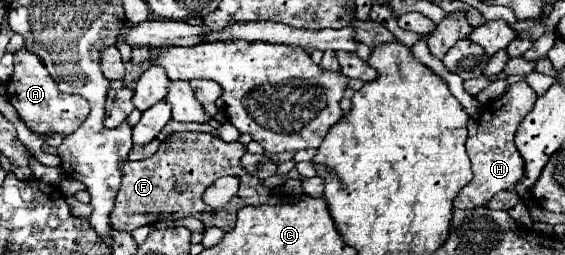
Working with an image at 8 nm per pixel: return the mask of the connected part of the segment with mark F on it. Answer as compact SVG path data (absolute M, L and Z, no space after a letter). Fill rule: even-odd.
M173 132L161 142L159 150L151 158L145 158L139 162L131 162L131 160L123 162L123 166L121 166L123 182L121 182L121 188L115 198L115 208L111 212L111 226L117 230L129 232L147 222L145 220L147 216L143 216L143 214L161 214L161 216L181 214L181 216L199 218L205 224L205 228L219 226L227 232L235 226L237 210L243 208L243 204L259 206L259 204L287 202L287 200L277 198L275 192L265 188L259 178L251 176L249 172L245 172L241 168L239 160L247 152L243 144L225 144L223 140L217 144L215 140L217 140L217 136L203 134L203 132ZM227 174L241 178L239 192L237 192L237 196L233 196L233 200L225 208L213 210L201 202L201 194L205 192L205 188L209 184L213 184L217 178L227 176ZM177 182L185 182L187 190L177 192L175 190Z

